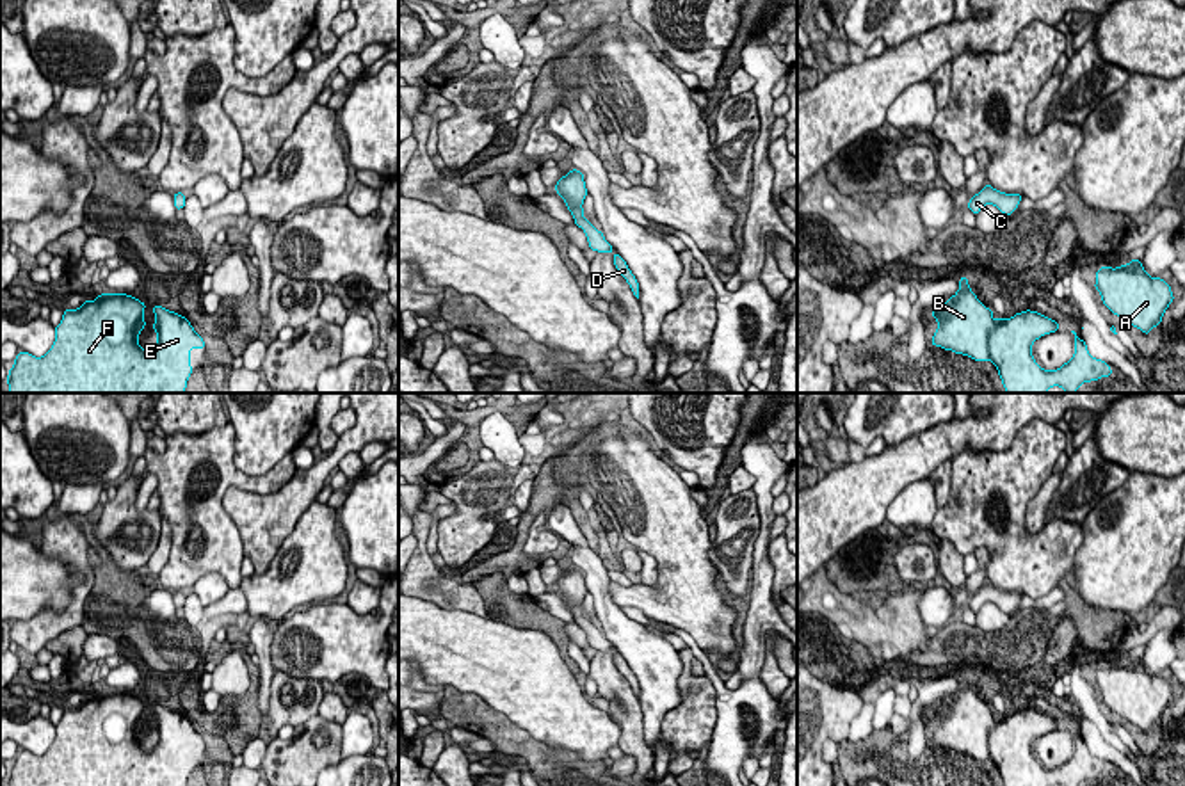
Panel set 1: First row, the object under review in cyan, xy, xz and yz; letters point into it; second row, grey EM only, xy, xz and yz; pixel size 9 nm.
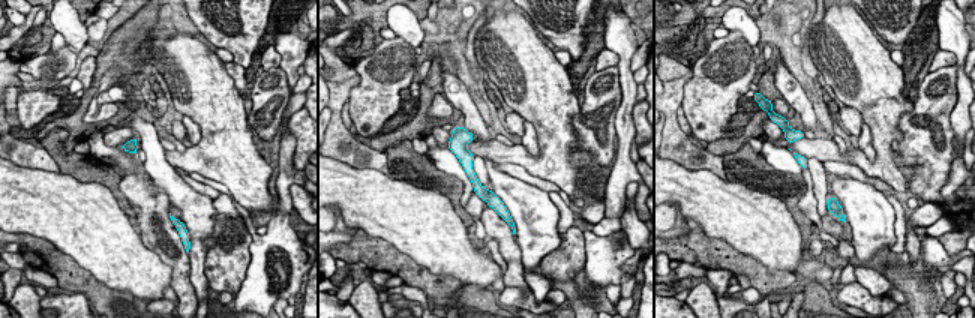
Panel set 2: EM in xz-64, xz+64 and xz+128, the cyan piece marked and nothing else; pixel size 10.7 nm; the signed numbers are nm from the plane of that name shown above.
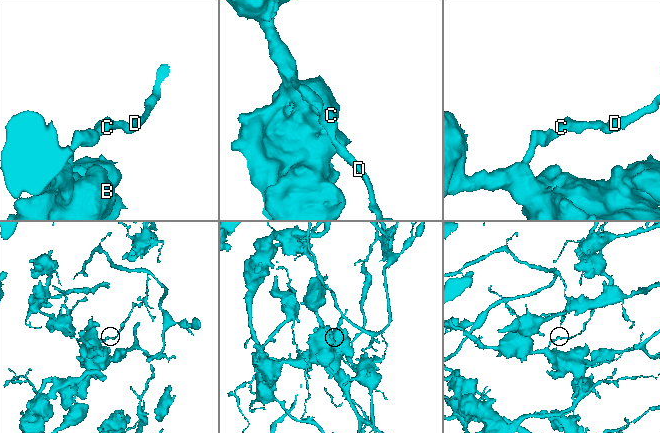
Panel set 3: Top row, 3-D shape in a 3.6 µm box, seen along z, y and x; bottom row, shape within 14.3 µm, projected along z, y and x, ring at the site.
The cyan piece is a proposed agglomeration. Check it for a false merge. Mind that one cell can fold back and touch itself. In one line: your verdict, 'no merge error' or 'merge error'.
no merge error

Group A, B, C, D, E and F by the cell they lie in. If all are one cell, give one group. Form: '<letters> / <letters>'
A B C D E F

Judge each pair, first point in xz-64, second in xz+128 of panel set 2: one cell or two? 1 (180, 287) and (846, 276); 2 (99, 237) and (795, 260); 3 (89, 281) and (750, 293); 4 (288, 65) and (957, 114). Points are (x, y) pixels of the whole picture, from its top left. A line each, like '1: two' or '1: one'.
1: one
2: one
3: two
4: one

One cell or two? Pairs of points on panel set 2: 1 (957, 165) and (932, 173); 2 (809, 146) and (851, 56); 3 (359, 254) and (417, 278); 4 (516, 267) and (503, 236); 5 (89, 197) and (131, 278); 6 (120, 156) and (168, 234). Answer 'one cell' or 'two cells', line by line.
1: two cells
2: one cell
3: one cell
4: one cell
5: one cell
6: one cell

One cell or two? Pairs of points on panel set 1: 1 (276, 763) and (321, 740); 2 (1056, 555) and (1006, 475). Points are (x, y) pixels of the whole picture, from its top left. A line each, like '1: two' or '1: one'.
1: one
2: one

